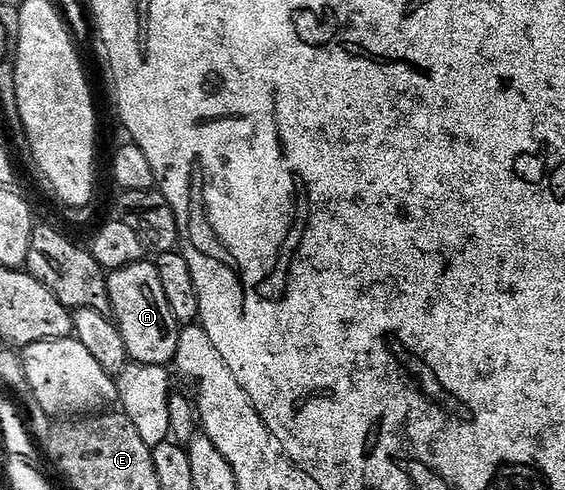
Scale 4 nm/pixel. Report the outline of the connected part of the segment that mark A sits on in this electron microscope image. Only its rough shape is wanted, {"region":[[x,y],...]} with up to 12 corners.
{"region":[[156,262],[108,276],[134,363],[169,365],[182,324]]}

